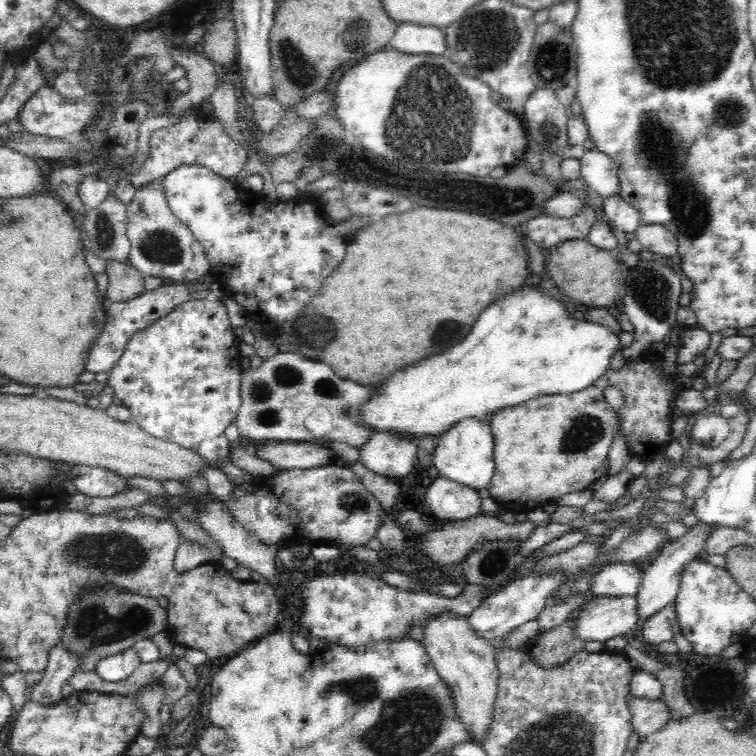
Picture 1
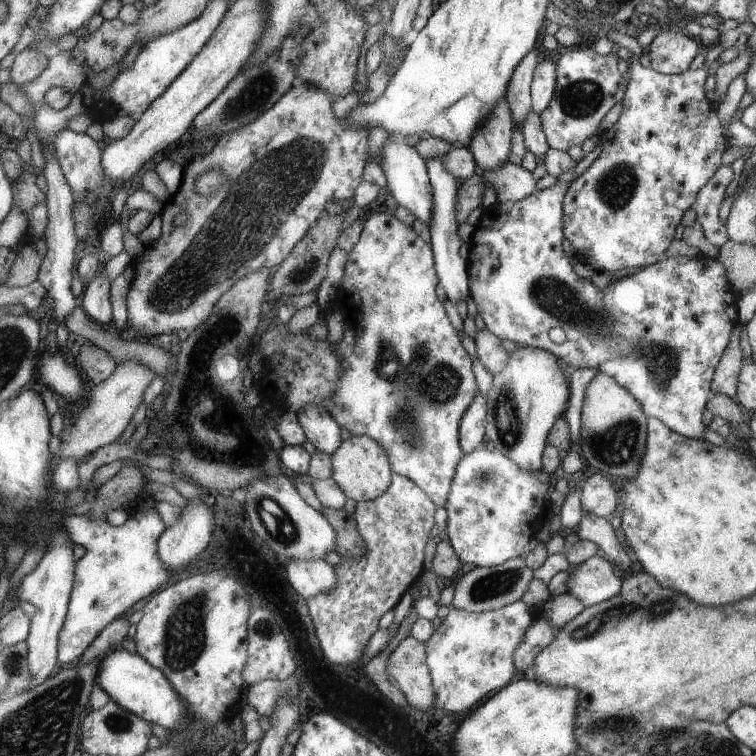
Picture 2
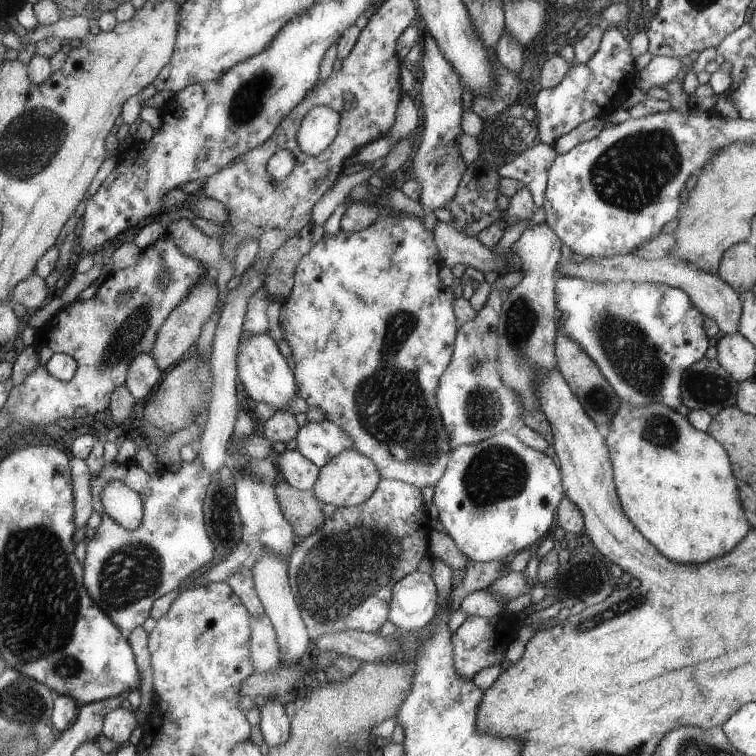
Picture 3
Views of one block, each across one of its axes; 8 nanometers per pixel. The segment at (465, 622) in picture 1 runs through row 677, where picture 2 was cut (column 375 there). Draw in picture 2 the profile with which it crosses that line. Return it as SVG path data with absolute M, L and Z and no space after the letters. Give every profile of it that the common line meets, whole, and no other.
M352 436L342 441L342 444L330 455L331 478L341 488L345 498L357 501L368 501L383 494L390 486L391 463L387 451L379 446L375 439L368 436Z

